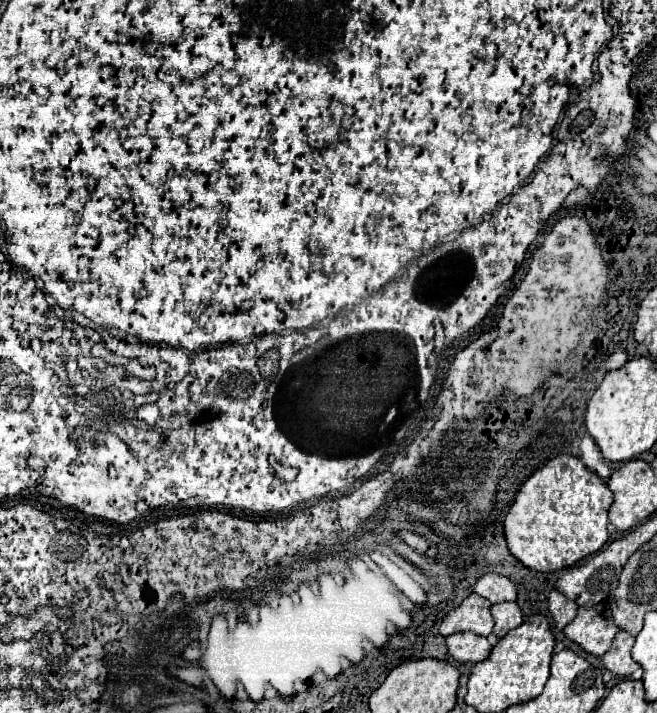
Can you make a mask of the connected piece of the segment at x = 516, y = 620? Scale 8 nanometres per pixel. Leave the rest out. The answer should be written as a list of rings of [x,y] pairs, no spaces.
[[[500,602],[492,606],[492,618],[494,618],[494,634],[502,638],[508,630],[520,626],[524,622],[524,616],[516,602]]]

